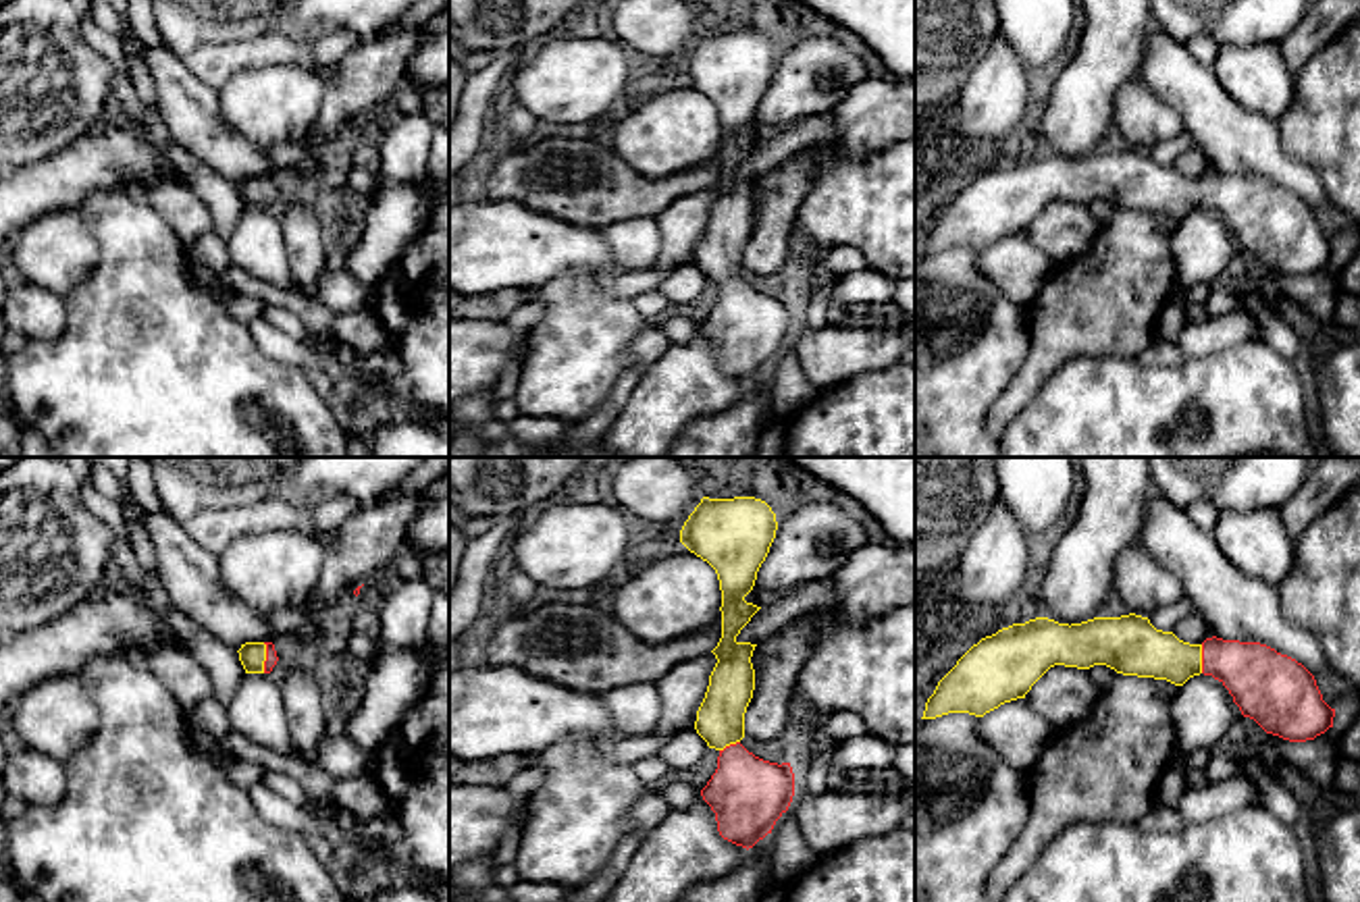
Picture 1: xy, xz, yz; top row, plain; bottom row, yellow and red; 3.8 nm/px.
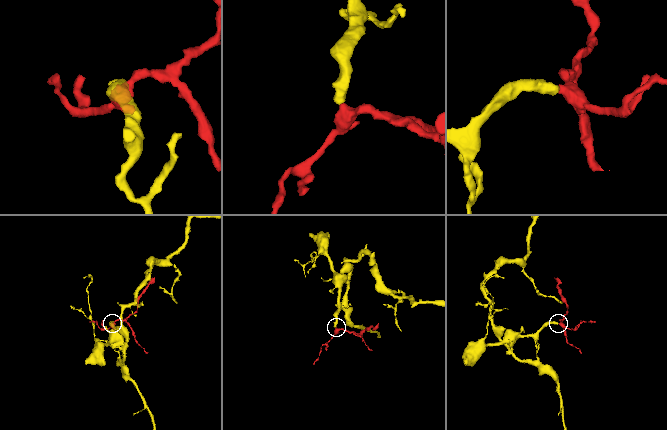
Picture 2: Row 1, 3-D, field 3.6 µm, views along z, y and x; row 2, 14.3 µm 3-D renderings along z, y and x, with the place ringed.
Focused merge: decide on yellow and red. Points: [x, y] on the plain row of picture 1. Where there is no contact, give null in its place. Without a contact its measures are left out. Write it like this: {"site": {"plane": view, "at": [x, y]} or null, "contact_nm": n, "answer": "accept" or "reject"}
{"site": {"plane": "xy", "at": [265, 192]}, "contact_nm": 120, "answer": "accept"}

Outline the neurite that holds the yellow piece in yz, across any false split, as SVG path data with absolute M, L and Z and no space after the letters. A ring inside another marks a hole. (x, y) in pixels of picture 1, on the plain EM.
M1135 148L1071 160L1036 152L1002 162L973 179L938 216L921 254L948 247L984 251L1004 237L1025 233L1054 200L1106 200L1123 210L1175 220L1204 208L1219 214L1241 249L1266 268L1306 276L1333 262L1335 243L1323 235L1314 210L1296 193L1260 177L1217 170L1189 179Z

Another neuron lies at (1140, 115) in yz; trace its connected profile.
M1129 81L1117 91L1115 127L1131 148L1142 152L1185 133L1181 114L1142 81Z

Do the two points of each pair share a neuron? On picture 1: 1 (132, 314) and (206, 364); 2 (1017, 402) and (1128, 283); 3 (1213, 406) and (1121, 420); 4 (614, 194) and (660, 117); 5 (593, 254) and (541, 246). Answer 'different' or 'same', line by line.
1: same
2: same
3: same
4: different
5: same

